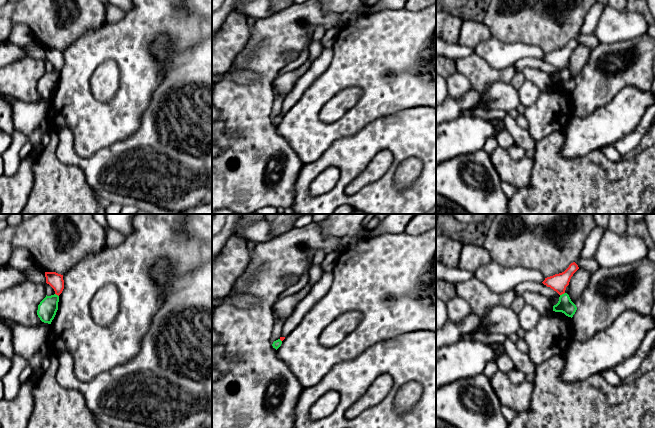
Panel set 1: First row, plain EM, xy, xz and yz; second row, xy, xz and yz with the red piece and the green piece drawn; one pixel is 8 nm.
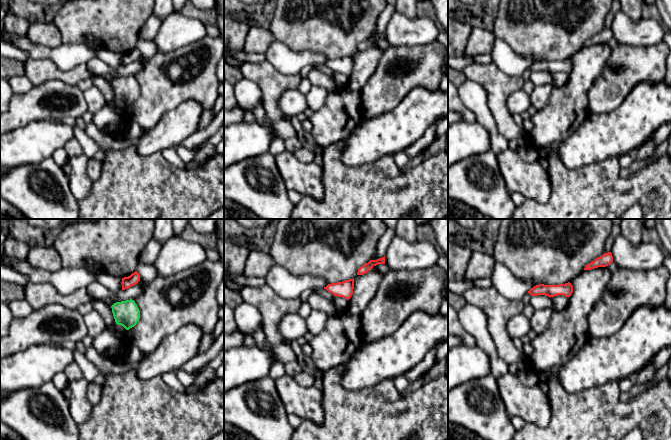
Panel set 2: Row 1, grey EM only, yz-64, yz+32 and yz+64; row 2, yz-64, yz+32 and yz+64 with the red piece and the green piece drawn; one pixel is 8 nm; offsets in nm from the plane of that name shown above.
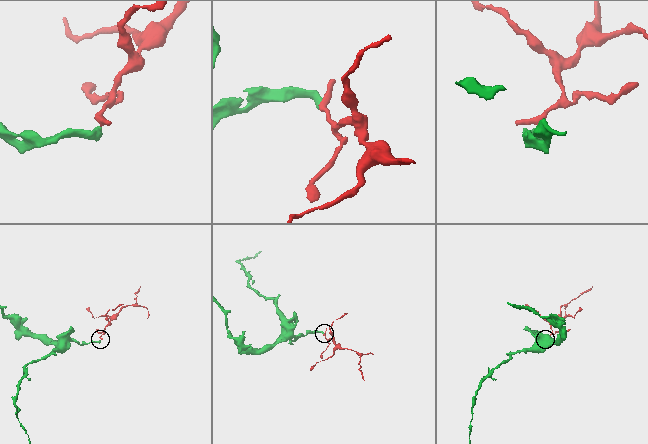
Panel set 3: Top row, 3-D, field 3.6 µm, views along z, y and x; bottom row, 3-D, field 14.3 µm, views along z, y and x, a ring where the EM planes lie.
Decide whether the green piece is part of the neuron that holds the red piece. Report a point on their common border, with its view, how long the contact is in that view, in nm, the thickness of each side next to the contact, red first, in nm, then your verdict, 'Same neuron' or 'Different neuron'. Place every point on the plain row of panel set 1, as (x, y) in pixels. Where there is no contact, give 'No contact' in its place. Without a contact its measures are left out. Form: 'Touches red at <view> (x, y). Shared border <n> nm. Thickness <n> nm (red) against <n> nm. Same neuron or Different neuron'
Touches red at yz (562, 69). Shared border 50 nm. Thickness 140 nm (red) against 120 nm. Different neuron

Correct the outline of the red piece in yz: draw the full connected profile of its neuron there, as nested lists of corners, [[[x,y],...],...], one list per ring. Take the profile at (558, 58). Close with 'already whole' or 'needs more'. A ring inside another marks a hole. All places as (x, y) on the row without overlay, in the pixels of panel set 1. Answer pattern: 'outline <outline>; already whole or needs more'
outline [[[573,38],[564,48],[547,53],[542,59],[556,67],[559,71],[562,71],[565,69],[571,53],[578,45],[578,41]]]; already whole

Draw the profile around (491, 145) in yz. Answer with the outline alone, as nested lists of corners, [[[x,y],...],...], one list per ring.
[[[491,137],[486,140],[486,143],[484,145],[484,150],[490,155],[498,148],[498,142],[496,140],[496,137]]]

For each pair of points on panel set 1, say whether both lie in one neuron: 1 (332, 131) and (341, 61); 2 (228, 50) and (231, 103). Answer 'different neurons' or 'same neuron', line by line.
1: same neuron
2: different neurons

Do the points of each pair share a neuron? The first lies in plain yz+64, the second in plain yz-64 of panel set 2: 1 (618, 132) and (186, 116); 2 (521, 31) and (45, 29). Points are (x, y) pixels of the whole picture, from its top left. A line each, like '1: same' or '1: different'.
1: same
2: different

